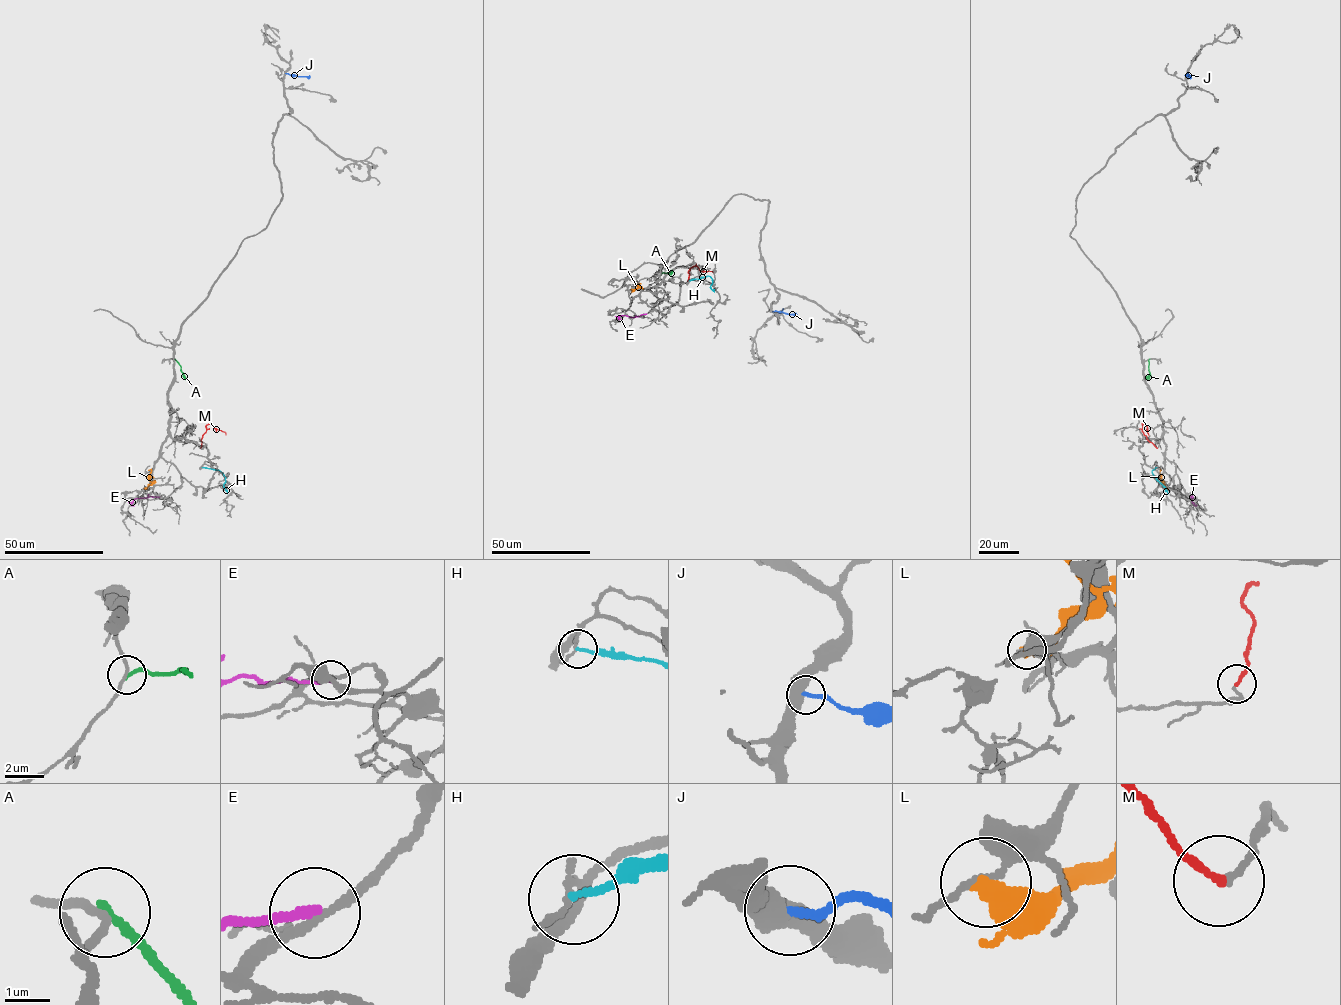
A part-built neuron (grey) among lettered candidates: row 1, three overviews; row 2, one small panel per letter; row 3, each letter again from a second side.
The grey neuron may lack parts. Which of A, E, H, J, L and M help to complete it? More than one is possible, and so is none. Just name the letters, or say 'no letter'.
M

